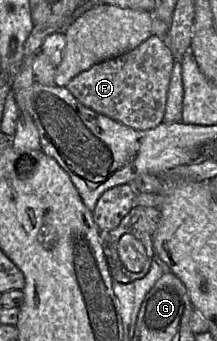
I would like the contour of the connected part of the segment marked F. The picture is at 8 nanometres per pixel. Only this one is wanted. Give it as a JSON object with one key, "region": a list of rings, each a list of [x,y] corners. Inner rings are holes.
{"region":[[[152,34],[135,49],[79,73],[65,88],[87,108],[135,130],[148,130],[163,122],[173,64],[167,44]]]}

